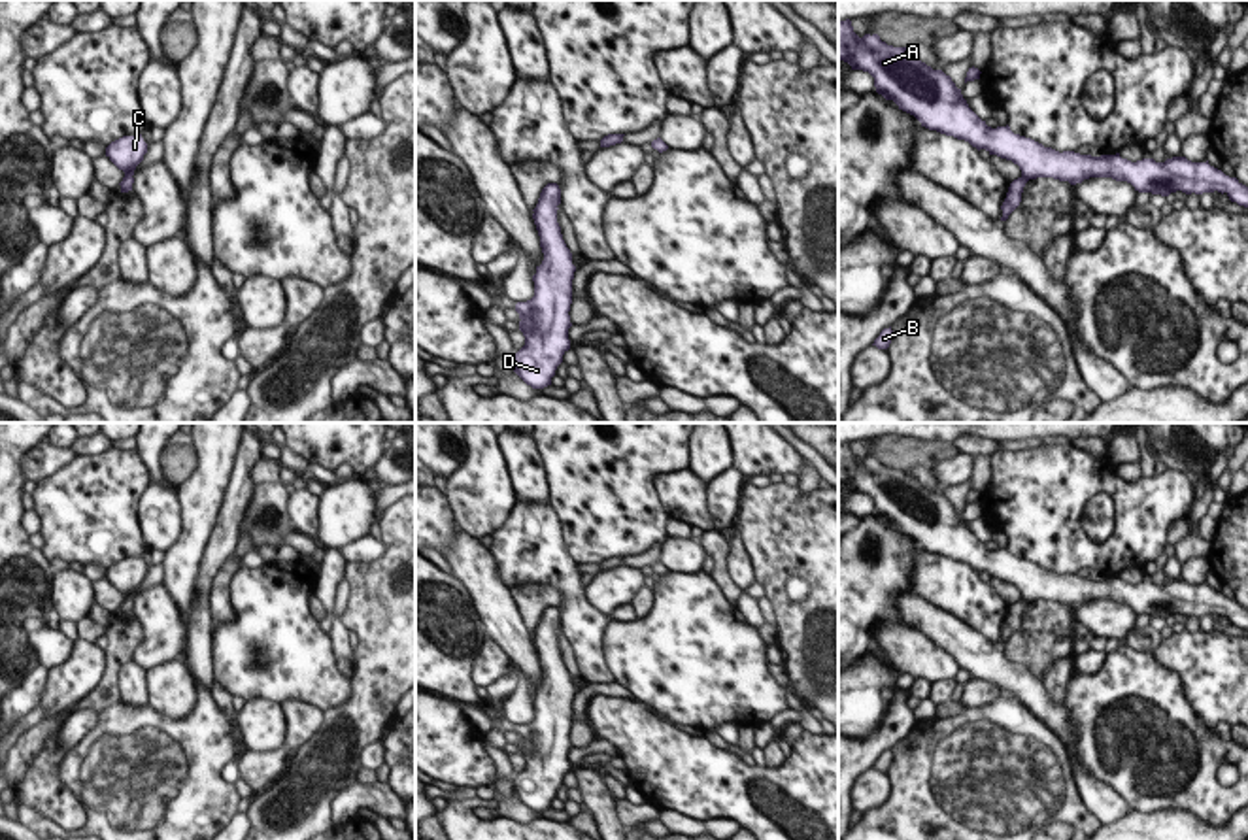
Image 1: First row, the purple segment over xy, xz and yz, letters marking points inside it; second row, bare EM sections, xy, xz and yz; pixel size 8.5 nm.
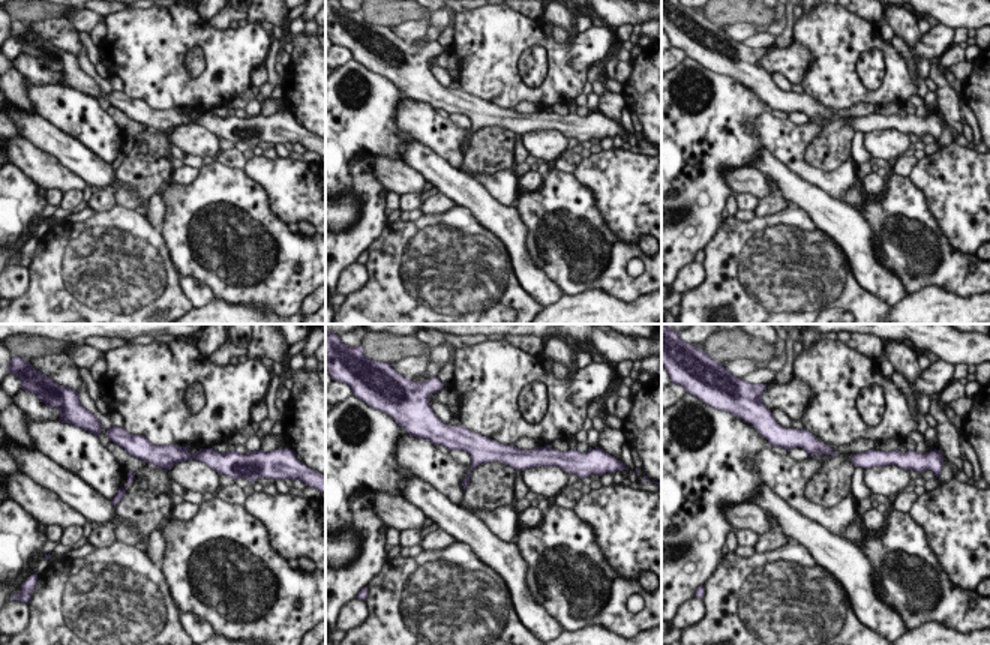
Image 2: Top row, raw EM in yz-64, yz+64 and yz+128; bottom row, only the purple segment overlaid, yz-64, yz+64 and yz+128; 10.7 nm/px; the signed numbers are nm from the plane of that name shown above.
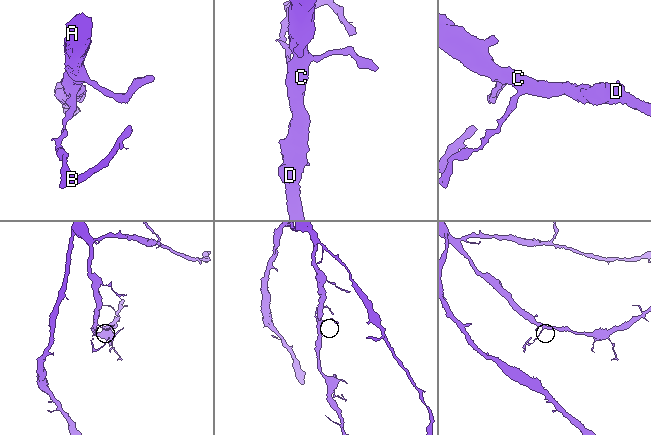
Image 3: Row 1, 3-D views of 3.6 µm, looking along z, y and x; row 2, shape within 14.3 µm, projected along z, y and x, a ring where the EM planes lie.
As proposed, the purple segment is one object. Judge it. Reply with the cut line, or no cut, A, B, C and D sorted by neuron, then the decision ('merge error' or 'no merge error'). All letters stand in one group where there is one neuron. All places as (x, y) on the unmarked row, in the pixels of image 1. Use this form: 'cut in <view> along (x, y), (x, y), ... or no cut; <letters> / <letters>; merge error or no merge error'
no cut; A B C D; no merge error

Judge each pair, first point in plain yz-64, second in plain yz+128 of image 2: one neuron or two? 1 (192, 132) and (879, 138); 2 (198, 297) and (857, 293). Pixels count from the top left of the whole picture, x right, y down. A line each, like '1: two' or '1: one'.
1: one
2: two

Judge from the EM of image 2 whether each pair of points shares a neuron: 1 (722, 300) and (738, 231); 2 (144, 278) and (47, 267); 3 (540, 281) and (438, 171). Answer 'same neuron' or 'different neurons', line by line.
1: same neuron
2: same neuron
3: same neuron

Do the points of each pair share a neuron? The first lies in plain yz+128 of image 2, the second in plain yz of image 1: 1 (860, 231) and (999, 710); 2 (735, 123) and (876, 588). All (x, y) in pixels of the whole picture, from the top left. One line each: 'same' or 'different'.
1: different
2: same

